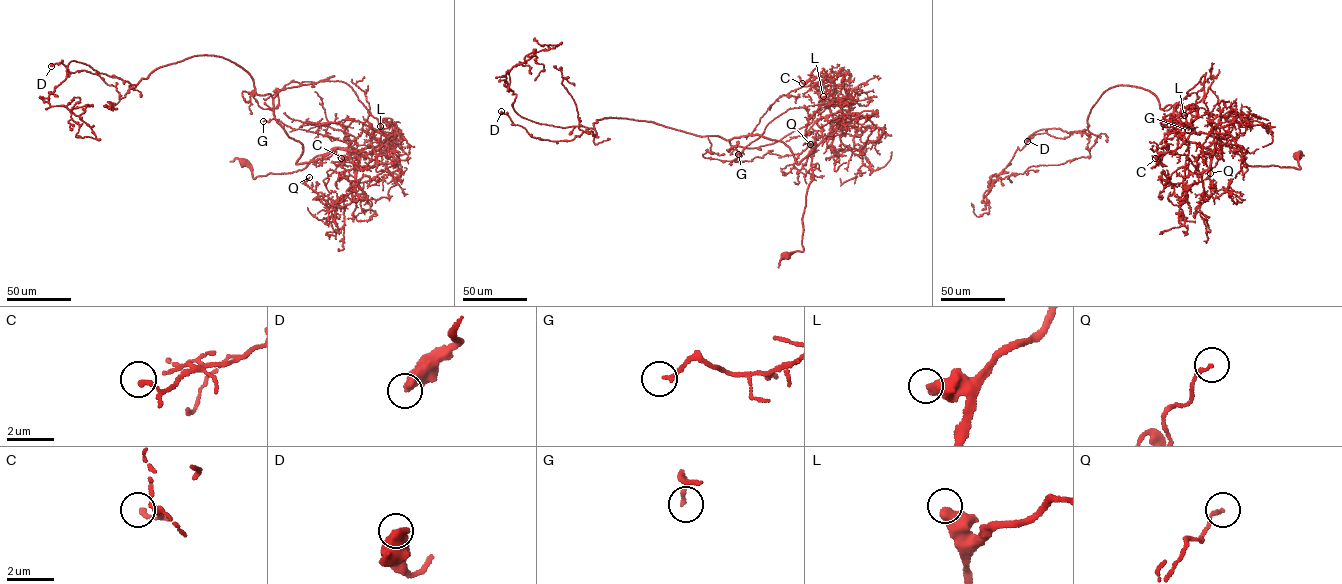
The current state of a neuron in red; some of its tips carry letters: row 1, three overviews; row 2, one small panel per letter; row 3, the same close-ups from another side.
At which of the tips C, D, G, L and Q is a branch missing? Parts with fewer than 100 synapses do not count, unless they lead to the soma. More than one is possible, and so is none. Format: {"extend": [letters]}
{"extend": []}

